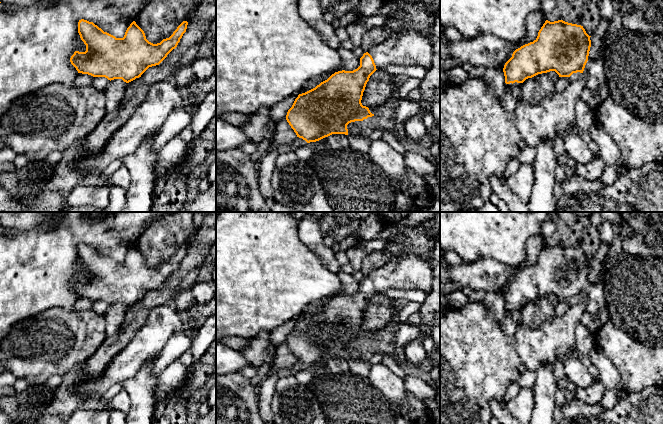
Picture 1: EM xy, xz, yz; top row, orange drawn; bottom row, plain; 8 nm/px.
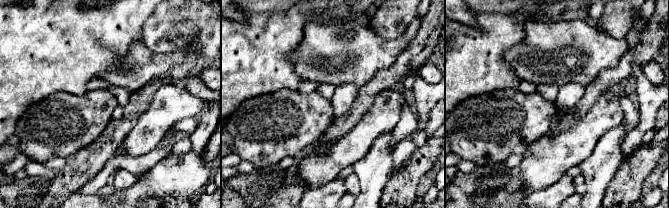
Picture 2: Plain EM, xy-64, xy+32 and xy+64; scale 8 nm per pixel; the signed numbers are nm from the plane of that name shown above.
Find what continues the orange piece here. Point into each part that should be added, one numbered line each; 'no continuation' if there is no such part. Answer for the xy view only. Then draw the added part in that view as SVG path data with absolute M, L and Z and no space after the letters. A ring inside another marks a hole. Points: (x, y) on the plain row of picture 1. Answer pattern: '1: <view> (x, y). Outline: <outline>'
no continuation

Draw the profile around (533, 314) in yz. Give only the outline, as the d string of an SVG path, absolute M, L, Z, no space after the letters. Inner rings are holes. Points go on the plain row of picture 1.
M555 295L538 298L526 303L521 309L520 325L538 327L547 320L554 319L555 306L559 299Z

